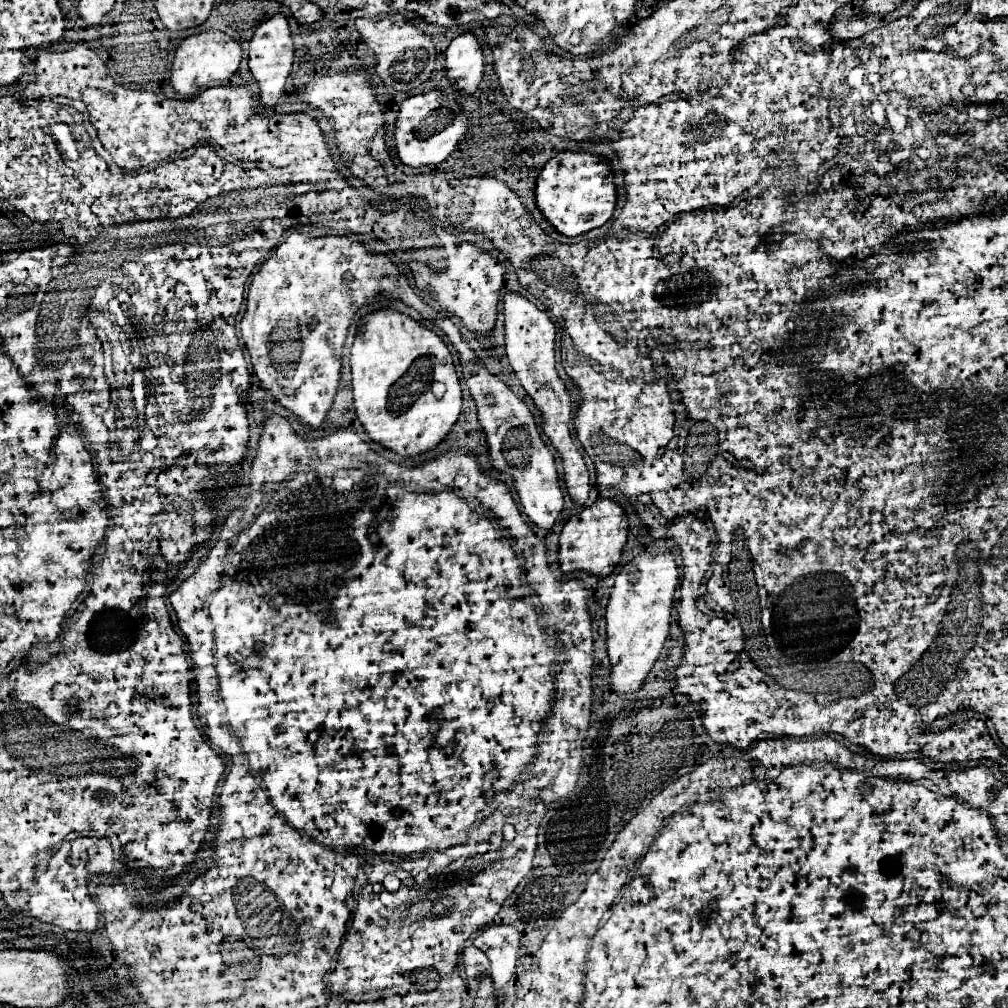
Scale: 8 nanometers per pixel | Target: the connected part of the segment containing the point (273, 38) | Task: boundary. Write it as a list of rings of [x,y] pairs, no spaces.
[[[274,15],[268,21],[264,21],[250,39],[248,67],[250,67],[252,77],[260,85],[260,105],[262,107],[274,107],[278,103],[278,99],[282,95],[282,87],[292,69],[292,59],[294,59],[294,43],[292,43],[292,33],[290,33],[288,21],[284,15]]]

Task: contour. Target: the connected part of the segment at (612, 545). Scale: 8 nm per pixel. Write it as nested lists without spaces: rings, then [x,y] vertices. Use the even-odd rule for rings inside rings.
[[[598,499],[592,507],[586,507],[578,515],[574,515],[560,533],[558,563],[562,573],[584,571],[600,579],[612,575],[616,565],[620,563],[626,535],[628,535],[628,517],[624,515],[622,507],[612,499]]]

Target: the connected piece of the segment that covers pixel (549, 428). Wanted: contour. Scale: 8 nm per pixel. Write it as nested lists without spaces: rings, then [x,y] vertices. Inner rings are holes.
[[[508,293],[504,297],[504,325],[506,325],[508,361],[510,361],[516,377],[520,379],[524,391],[532,397],[534,405],[538,407],[542,421],[544,421],[544,433],[552,441],[554,449],[558,451],[558,455],[562,459],[564,483],[566,483],[570,499],[576,505],[584,505],[588,501],[588,493],[590,493],[590,477],[588,477],[584,457],[578,451],[578,447],[570,435],[570,415],[572,415],[570,395],[554,367],[554,335],[556,335],[554,323],[550,321],[550,317],[544,311],[540,311],[528,299],[524,299],[516,293]]]

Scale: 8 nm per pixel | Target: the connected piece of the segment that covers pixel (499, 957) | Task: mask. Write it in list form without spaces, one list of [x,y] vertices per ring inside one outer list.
[[[492,925],[474,939],[474,947],[486,953],[490,961],[490,979],[494,983],[494,989],[500,991],[516,971],[520,957],[518,929],[514,925]]]

